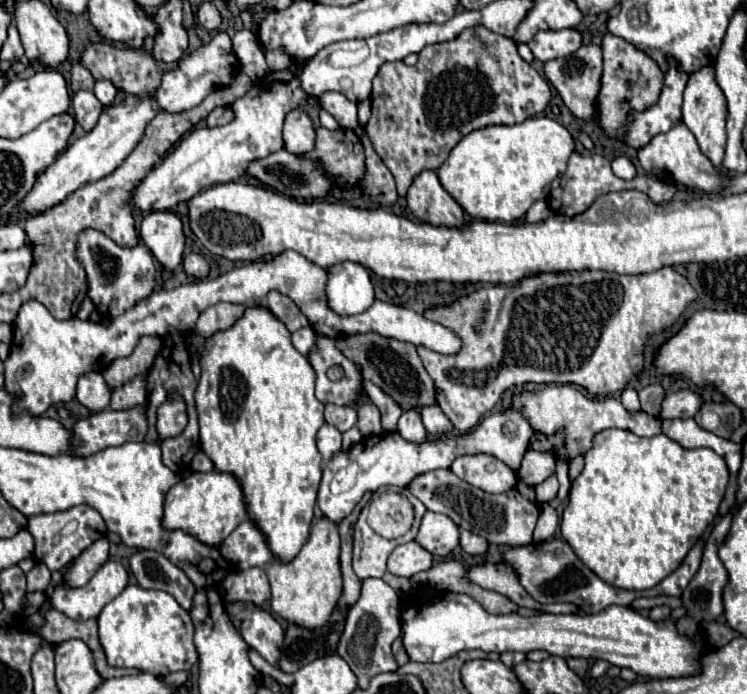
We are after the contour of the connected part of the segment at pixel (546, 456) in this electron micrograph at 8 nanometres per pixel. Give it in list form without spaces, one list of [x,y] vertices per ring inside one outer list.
[[[527,451],[523,457],[523,463],[519,467],[519,479],[527,485],[539,485],[555,471],[555,457],[551,453],[537,453]]]

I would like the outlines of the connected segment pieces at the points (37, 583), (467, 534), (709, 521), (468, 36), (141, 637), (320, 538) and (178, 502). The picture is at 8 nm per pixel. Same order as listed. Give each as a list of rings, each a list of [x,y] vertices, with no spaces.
[[[37,563],[27,573],[27,591],[47,591],[51,585],[51,571],[45,567],[45,563]]]
[[[461,531],[461,547],[463,551],[467,551],[469,555],[483,555],[489,547],[487,539],[485,537],[479,537],[479,535],[473,535],[471,531]]]
[[[605,429],[593,437],[593,447],[585,451],[583,459],[585,467],[571,483],[569,503],[561,517],[561,535],[599,579],[621,589],[651,589],[673,573],[695,541],[713,525],[729,481],[727,465],[713,449],[685,449],[665,433],[639,437],[625,429]]]
[[[471,27],[471,29],[465,29],[457,39],[451,39],[451,41],[445,41],[445,43],[435,43],[435,45],[429,45],[425,47],[425,51],[419,53],[419,61],[417,65],[405,65],[403,61],[393,61],[393,63],[385,63],[379,73],[375,75],[373,79],[373,93],[371,93],[371,117],[365,125],[367,129],[367,135],[369,135],[369,141],[373,143],[373,149],[377,151],[377,155],[381,157],[381,161],[385,163],[385,167],[393,173],[395,177],[395,183],[397,183],[397,193],[401,197],[405,197],[411,181],[415,175],[419,175],[421,171],[425,169],[437,169],[441,167],[441,163],[449,157],[451,149],[463,139],[467,137],[471,131],[475,129],[483,129],[487,125],[517,125],[517,123],[523,123],[525,119],[533,117],[535,113],[541,113],[545,109],[545,105],[551,101],[551,85],[525,61],[521,59],[521,55],[517,53],[517,43],[509,37],[503,37],[503,35],[497,35],[485,27]]]
[[[127,585],[99,613],[99,639],[109,665],[135,667],[143,673],[165,677],[173,671],[191,671],[197,663],[191,623],[189,613],[167,591]]]
[[[319,517],[311,525],[311,535],[301,551],[287,563],[275,559],[267,567],[271,583],[271,609],[289,623],[297,623],[307,629],[321,629],[333,613],[337,599],[341,597],[341,565],[339,565],[339,533],[331,519]]]
[[[221,471],[191,473],[189,477],[181,479],[175,487],[171,487],[165,497],[163,527],[183,529],[207,545],[219,545],[245,519],[247,519],[247,507],[241,483],[235,475],[229,473]]]

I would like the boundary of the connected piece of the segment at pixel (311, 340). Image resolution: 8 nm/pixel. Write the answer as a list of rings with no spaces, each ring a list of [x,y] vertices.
[[[303,327],[303,329],[293,333],[293,345],[303,355],[307,355],[307,353],[311,353],[315,349],[315,341],[317,341],[317,335],[315,335],[315,331],[311,327]]]

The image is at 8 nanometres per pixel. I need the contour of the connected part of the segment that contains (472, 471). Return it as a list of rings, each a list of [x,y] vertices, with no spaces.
[[[459,455],[451,463],[451,471],[487,493],[505,493],[519,481],[515,471],[493,455]]]

